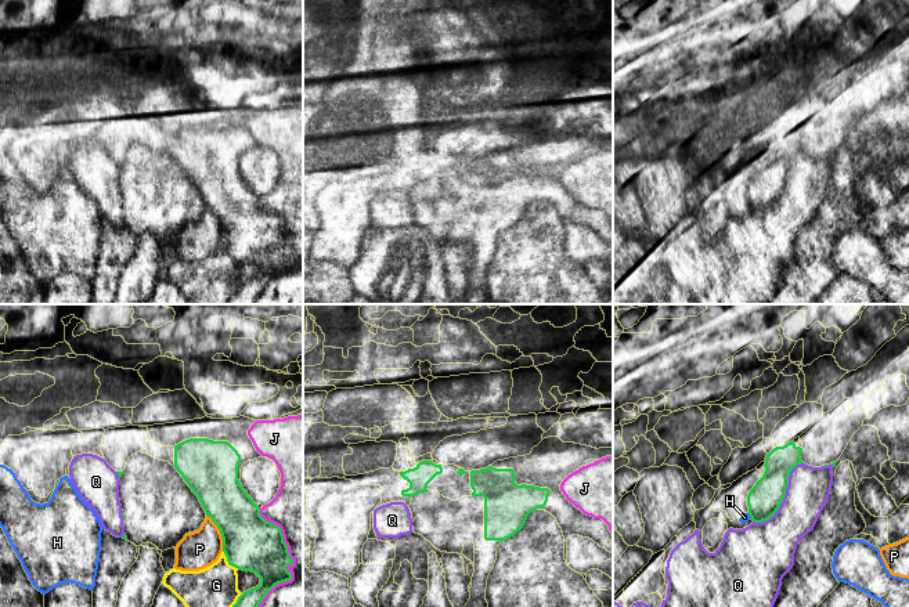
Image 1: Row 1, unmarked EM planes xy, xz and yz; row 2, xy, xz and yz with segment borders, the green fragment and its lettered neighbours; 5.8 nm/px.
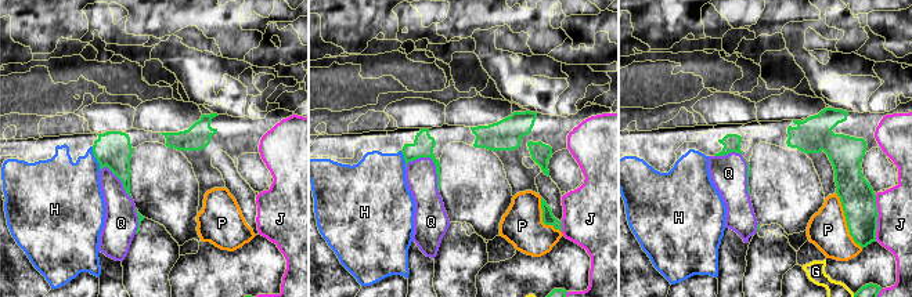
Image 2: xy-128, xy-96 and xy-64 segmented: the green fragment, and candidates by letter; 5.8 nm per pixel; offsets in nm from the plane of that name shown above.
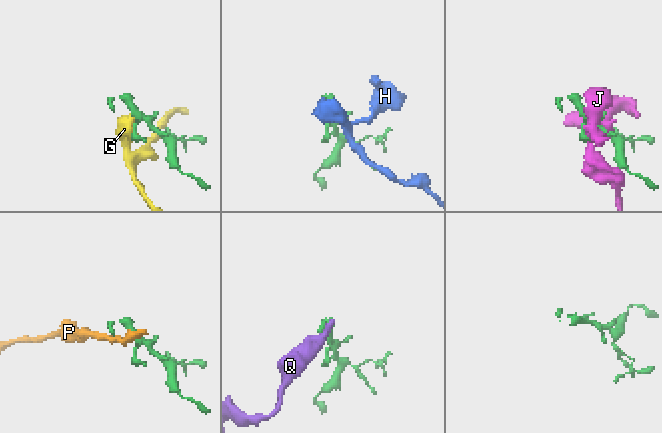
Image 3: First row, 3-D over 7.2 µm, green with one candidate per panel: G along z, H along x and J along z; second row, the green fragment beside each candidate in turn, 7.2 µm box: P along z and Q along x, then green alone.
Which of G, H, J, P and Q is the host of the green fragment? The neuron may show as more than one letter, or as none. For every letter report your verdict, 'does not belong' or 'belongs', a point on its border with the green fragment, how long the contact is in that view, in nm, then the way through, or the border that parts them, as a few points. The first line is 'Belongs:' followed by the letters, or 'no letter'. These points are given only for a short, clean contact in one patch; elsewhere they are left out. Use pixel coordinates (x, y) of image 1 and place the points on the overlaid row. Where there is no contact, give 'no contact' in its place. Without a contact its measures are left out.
Belongs: no letter
G: does not belong; contact xy (227, 560); length 140 nm
H: does not belong; contact yz (750, 516); length 40 nm; border yz (747, 513), (751, 517)
J: does not belong; contact xy (292, 560); length 550 nm
P: does not belong; contact xy (220, 533); length 240 nm; border xy (206, 515), (219, 530), (223, 551)
Q: does not belong; contact yz (783, 497); length 460 nm

